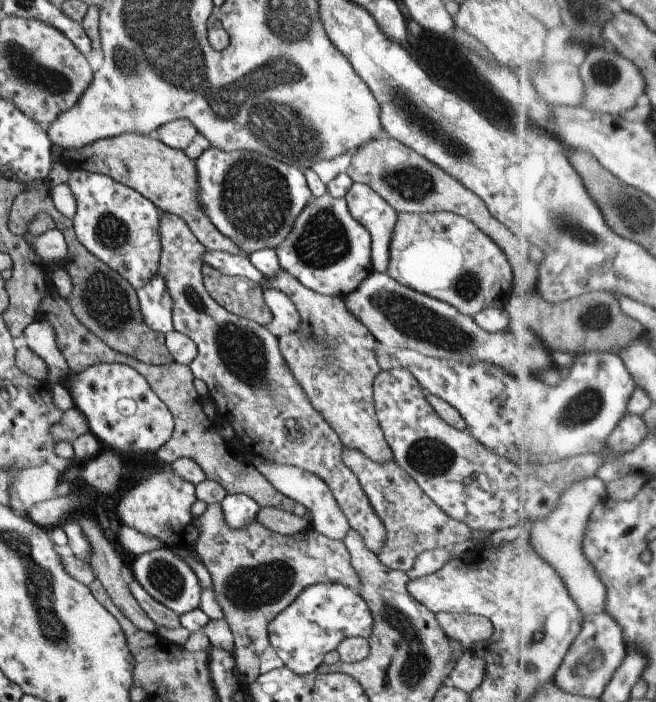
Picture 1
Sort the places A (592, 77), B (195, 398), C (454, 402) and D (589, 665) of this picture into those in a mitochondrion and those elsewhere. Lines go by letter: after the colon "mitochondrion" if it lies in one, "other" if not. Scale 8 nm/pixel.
A: mitochondrion
B: other
C: other
D: mitochondrion

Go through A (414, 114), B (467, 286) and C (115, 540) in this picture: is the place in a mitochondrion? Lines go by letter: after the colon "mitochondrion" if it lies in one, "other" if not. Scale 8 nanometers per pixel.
A: mitochondrion
B: mitochondrion
C: other

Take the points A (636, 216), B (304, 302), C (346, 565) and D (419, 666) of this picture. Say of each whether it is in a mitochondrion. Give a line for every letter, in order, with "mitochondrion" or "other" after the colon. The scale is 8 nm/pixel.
A: mitochondrion
B: other
C: other
D: mitochondrion

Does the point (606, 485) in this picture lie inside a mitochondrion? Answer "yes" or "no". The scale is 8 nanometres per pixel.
no

